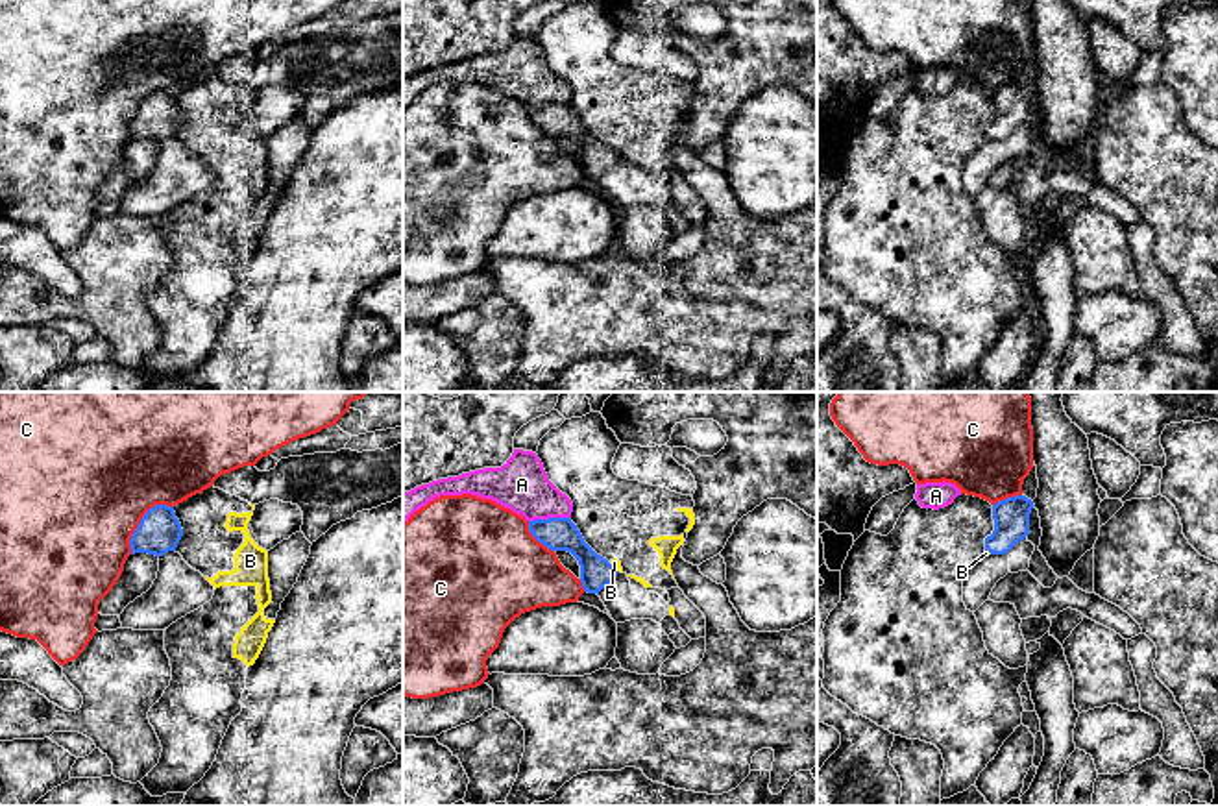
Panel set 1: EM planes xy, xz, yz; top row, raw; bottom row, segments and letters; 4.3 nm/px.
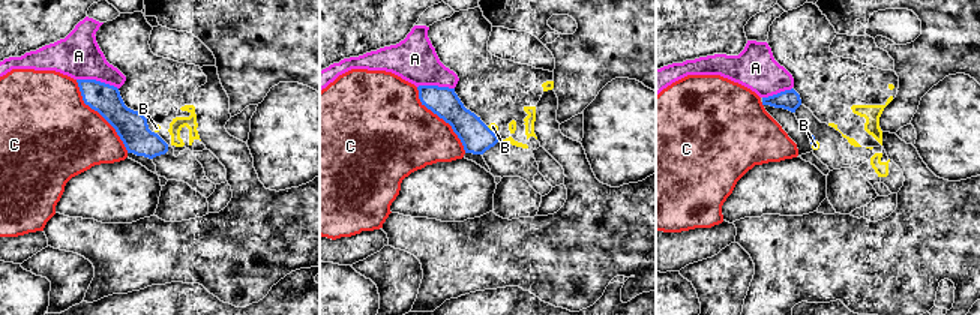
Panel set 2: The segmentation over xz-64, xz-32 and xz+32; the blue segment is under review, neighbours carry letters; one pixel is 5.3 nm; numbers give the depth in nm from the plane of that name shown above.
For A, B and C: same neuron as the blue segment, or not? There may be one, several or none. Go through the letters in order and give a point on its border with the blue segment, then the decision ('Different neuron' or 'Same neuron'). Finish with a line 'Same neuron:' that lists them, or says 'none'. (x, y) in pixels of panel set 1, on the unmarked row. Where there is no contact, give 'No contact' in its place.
A: Touches blue at xz (549, 104). Different neuron
B: Touches blue at xz (612, 152). Different neuron
C: Touches blue at xy (141, 106). Different neuron
Same neuron: none

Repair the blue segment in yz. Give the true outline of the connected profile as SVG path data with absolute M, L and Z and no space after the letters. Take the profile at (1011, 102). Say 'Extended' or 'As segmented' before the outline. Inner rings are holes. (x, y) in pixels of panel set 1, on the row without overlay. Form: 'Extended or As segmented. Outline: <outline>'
As segmented. Outline: M1026 81L1007 83L993 91L994 116L985 124L985 137L1004 140L1029 118L1033 87Z

